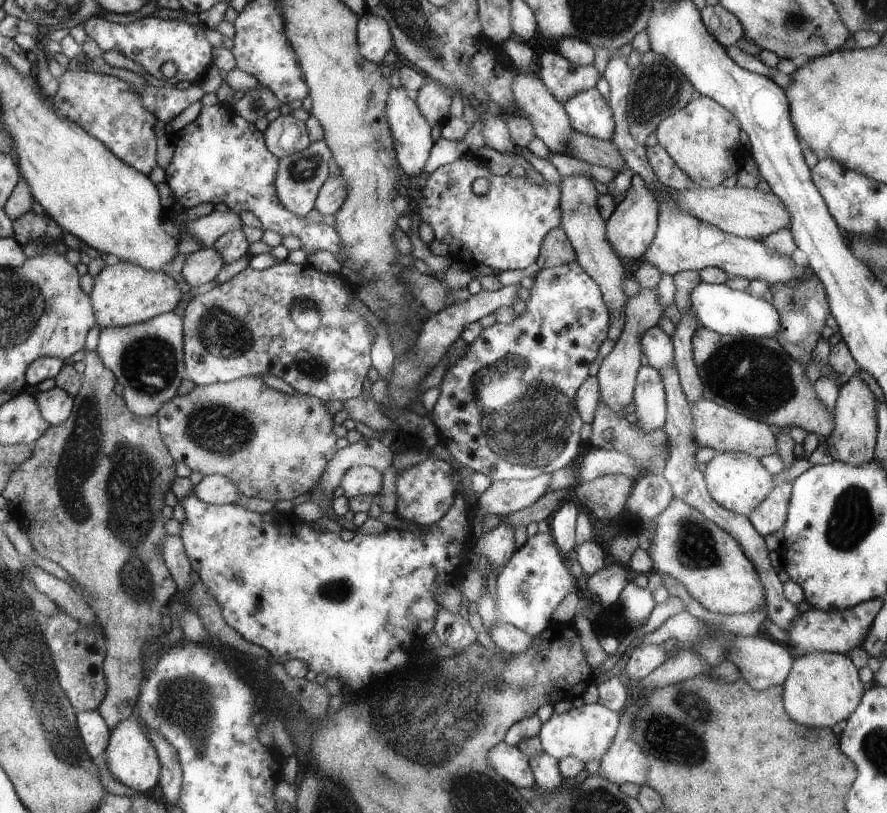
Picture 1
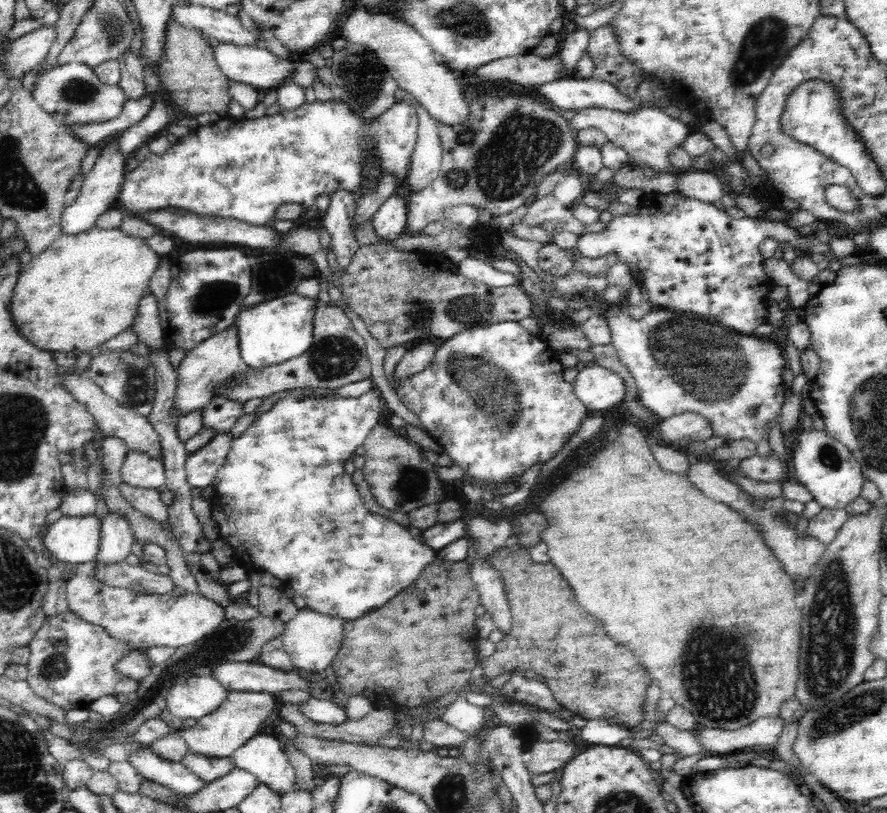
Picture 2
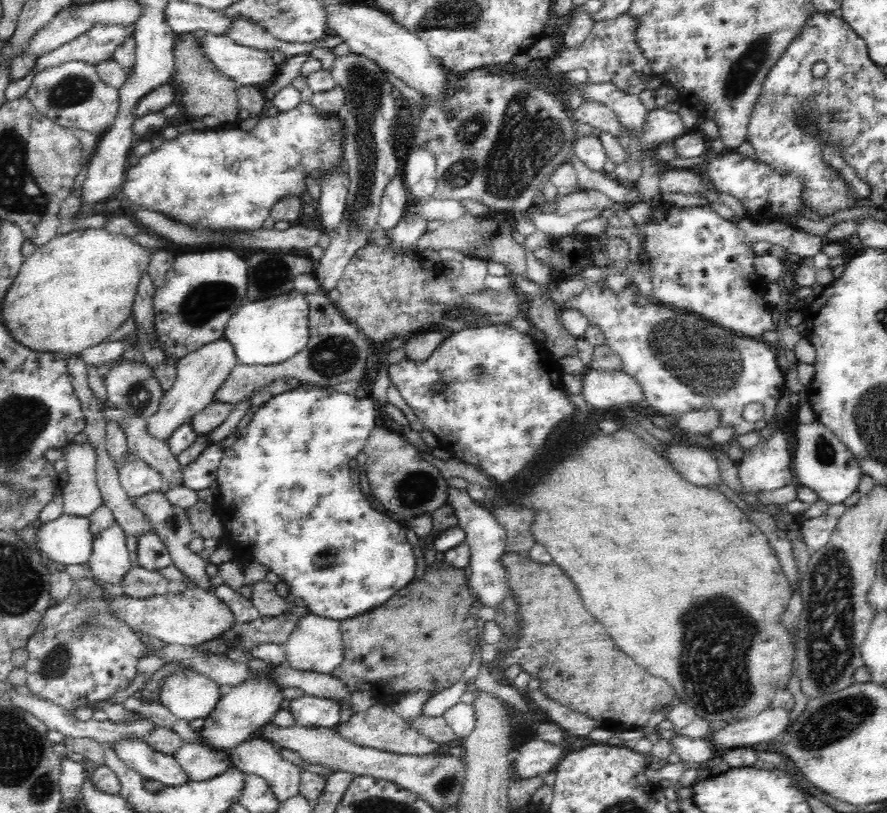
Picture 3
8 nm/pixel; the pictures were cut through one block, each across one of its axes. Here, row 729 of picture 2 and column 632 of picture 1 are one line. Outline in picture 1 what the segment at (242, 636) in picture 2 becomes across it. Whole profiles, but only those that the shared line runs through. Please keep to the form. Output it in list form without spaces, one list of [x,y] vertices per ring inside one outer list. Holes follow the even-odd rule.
[[[650,50],[642,55],[641,63],[634,68],[628,92],[628,131],[640,145],[646,145],[650,134],[653,134],[661,120],[671,114],[680,112],[687,104],[699,95],[682,70],[668,60],[664,54]]]

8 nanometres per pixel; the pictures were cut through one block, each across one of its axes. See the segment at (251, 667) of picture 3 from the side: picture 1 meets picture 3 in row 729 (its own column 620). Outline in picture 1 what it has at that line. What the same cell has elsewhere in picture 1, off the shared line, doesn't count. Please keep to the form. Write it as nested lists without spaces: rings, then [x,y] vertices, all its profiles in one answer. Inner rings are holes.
[[[637,174],[634,175],[632,184],[626,193],[624,200],[617,204],[614,213],[606,218],[607,240],[619,258],[642,260],[647,249],[651,247],[657,232],[659,223],[658,198],[647,187],[644,179]]]

